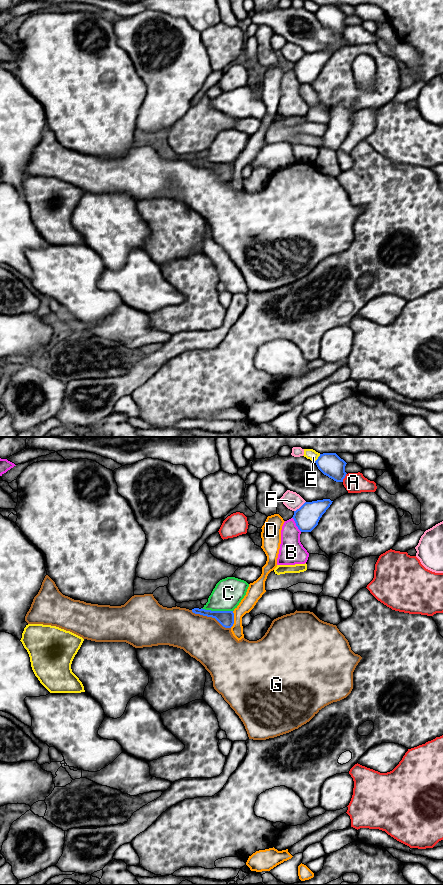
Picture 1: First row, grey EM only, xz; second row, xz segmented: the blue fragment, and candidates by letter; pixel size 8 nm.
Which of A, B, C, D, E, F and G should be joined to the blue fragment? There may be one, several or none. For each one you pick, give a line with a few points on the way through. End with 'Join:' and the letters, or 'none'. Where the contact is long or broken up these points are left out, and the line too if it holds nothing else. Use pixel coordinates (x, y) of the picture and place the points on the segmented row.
Join: none

